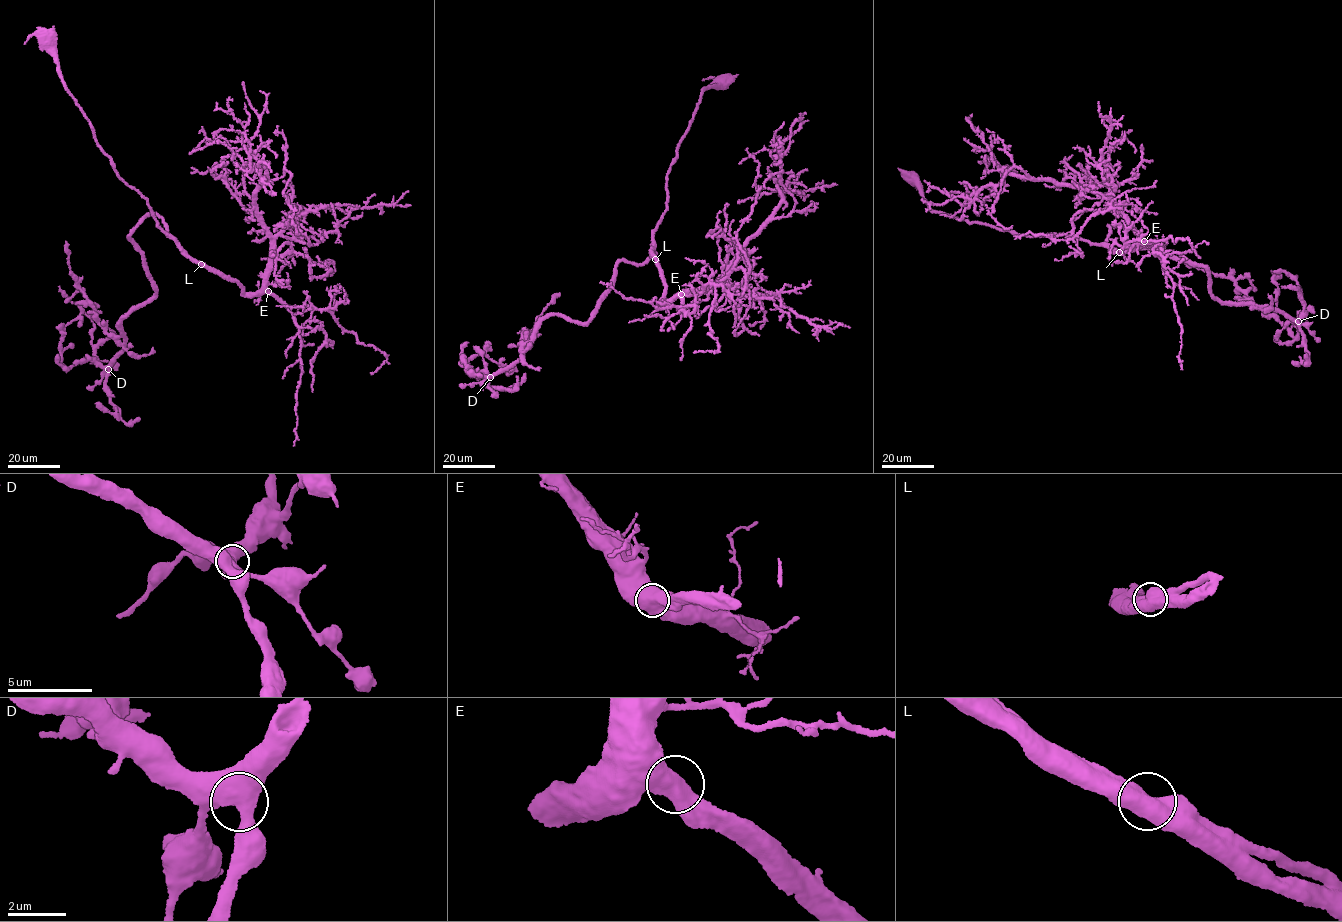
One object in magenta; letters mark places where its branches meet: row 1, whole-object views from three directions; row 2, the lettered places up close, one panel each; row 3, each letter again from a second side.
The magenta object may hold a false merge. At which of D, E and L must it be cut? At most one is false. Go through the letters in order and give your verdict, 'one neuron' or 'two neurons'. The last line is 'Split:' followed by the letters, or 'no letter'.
D: one neuron
E: one neuron
L: one neuron
Split: no letter

